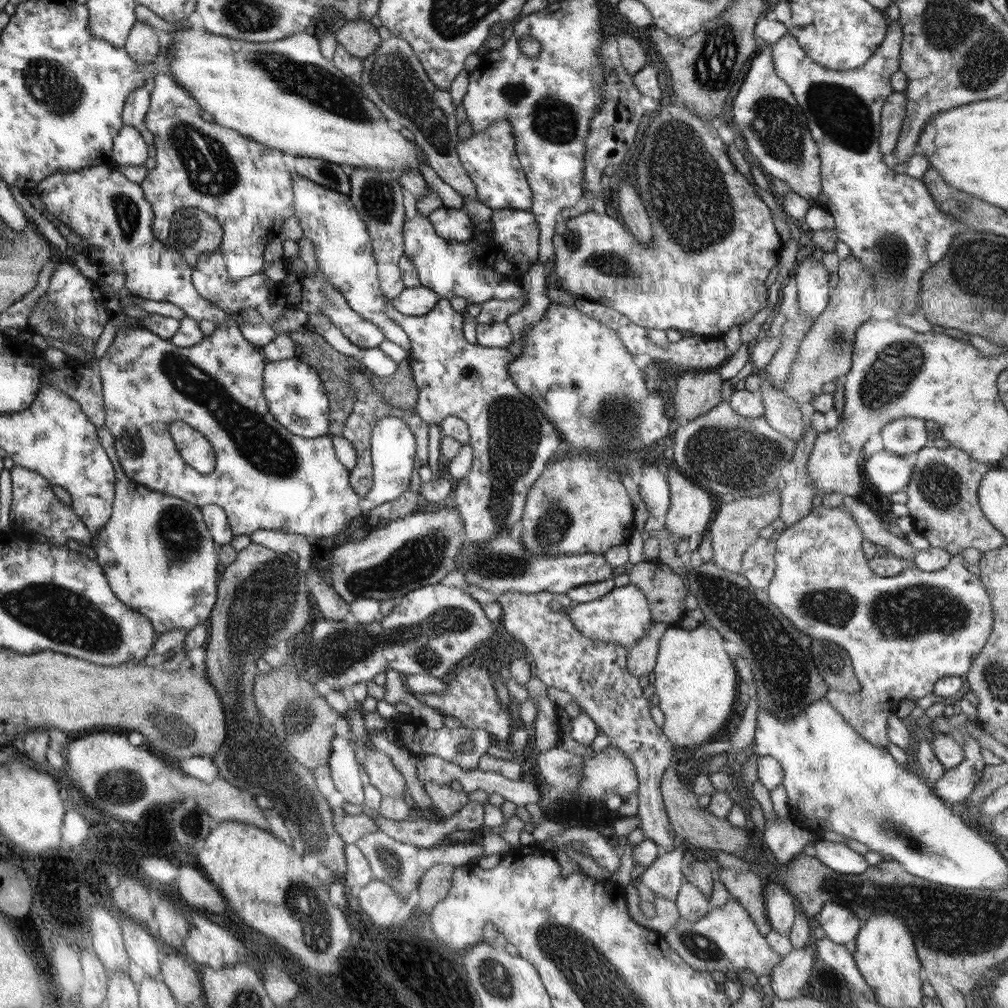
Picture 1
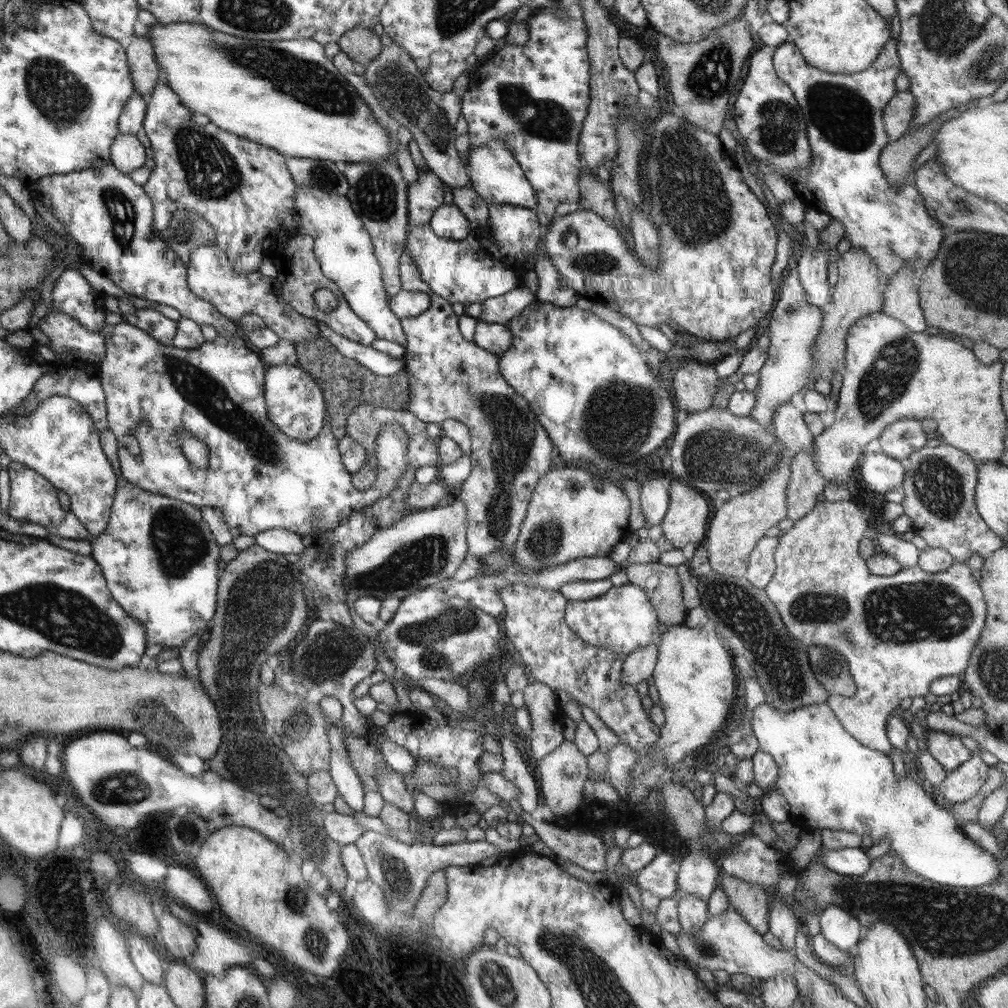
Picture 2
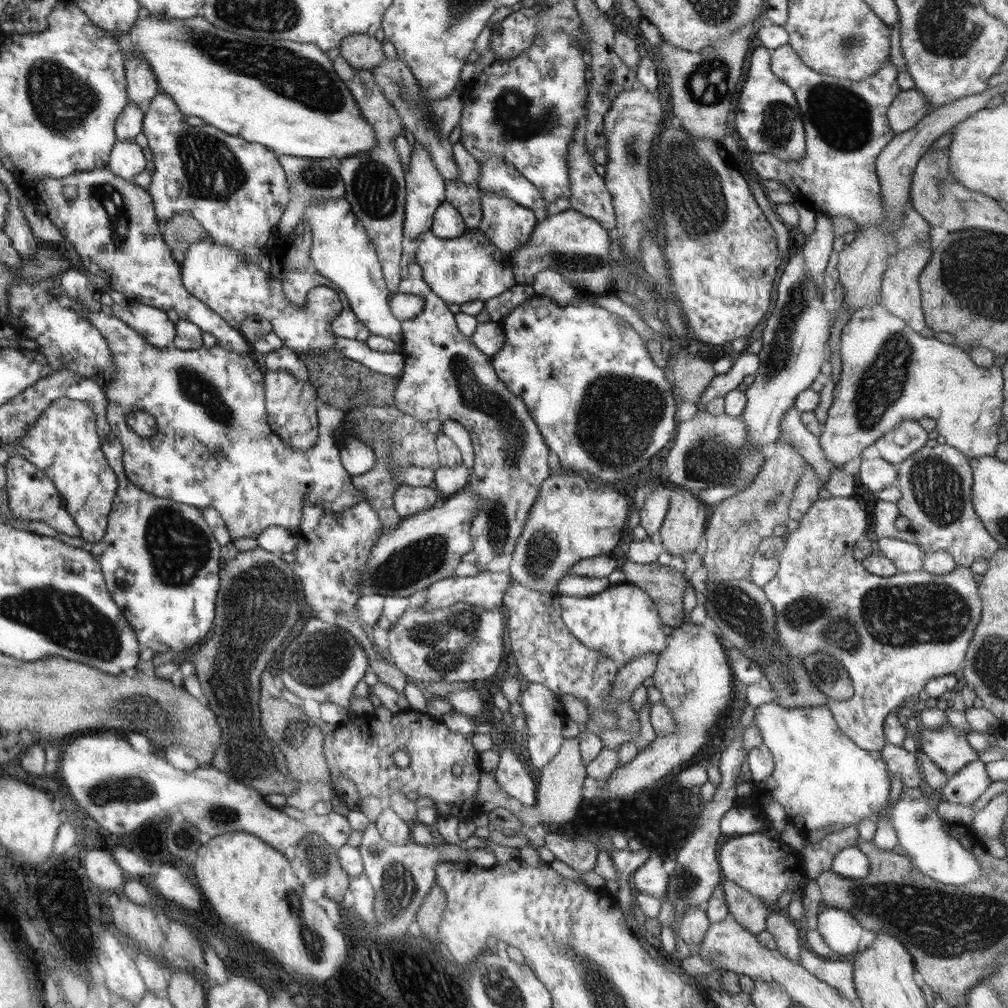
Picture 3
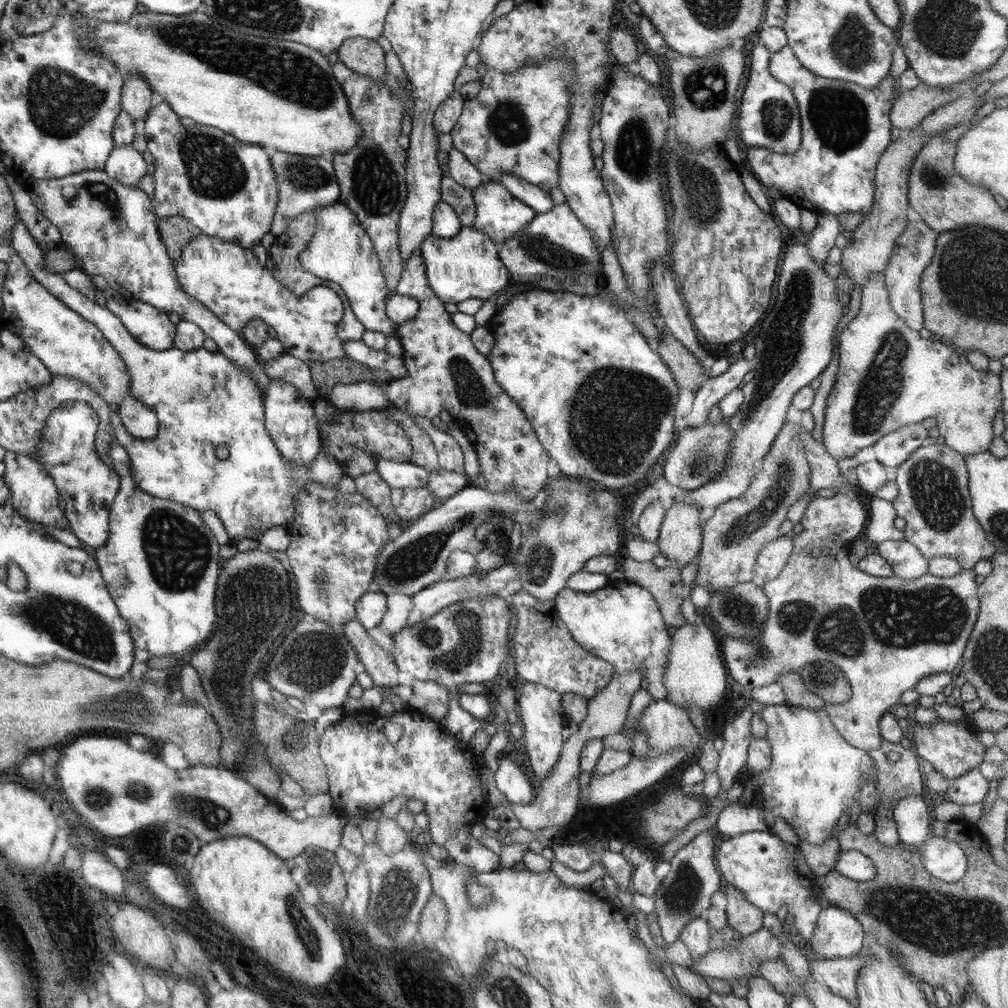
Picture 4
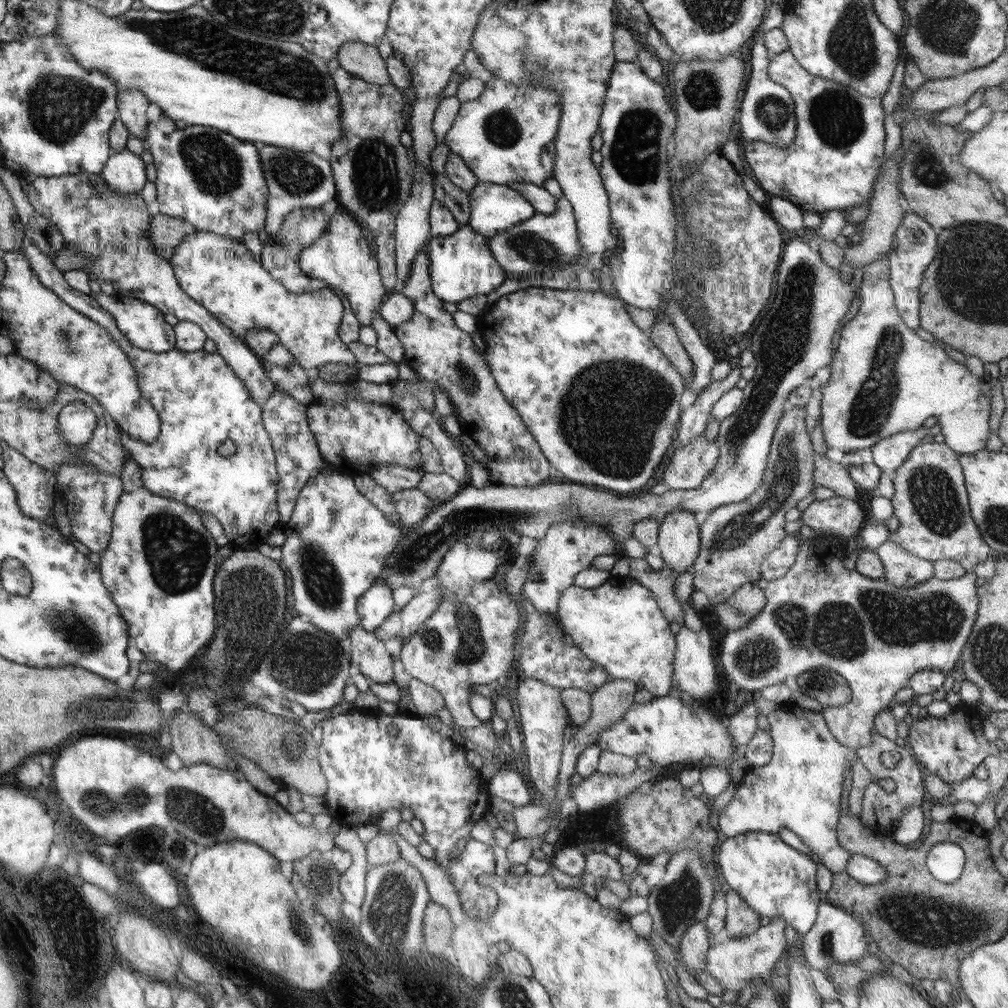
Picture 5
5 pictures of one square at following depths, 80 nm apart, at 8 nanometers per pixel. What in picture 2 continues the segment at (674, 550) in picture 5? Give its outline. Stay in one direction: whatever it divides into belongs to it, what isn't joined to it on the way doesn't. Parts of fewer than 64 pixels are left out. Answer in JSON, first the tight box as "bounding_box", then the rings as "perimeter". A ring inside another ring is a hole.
{"bounding_box":[660,476,710,549],"perimeter":[[[674,476],[670,485],[669,507],[660,523],[664,537],[672,548],[683,549],[687,544],[698,547],[708,526],[710,498]]]}

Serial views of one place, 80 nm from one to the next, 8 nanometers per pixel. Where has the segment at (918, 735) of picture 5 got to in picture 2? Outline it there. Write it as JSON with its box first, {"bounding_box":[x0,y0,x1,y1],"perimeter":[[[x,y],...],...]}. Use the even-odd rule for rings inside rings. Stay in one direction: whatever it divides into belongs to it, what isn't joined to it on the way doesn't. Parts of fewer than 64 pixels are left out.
{"bounding_box":[925,729,972,771],"perimeter":[[[925,729],[928,752],[948,771],[956,770],[970,760],[972,751],[964,746],[959,735]]]}

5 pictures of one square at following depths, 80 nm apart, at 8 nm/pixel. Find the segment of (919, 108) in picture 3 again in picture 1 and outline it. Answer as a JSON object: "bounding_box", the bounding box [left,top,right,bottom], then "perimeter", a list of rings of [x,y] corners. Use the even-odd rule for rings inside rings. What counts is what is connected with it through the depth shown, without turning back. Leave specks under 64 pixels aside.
{"bounding_box":[879,91,907,159],"perimeter":[[[893,91],[883,104],[879,143],[885,159],[887,159],[888,155],[892,154],[898,142],[905,117],[906,106],[907,96],[904,92],[898,91]]]}

